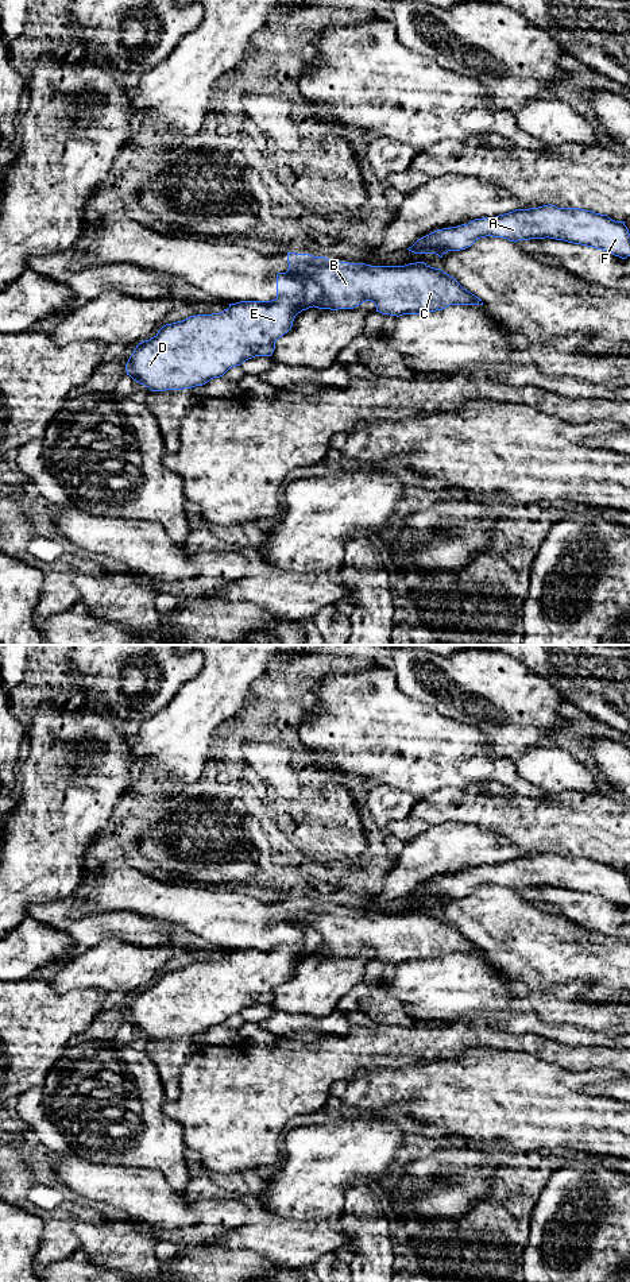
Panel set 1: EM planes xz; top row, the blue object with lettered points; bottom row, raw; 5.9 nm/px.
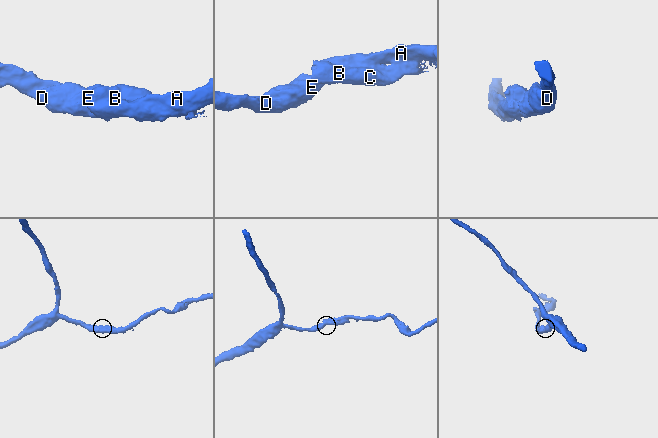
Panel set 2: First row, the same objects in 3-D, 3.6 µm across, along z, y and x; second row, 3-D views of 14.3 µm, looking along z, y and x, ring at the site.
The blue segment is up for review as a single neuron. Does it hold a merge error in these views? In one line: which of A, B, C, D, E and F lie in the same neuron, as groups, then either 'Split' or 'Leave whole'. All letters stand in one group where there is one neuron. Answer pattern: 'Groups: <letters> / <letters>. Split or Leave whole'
Groups: A D E F / B C. Split

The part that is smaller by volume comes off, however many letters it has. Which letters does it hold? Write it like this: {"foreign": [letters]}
{"foreign": ["B", "C"]}

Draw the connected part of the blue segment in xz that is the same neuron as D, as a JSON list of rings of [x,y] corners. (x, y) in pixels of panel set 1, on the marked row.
[[[305,279],[304,283],[301,300],[240,301],[220,313],[190,316],[163,325],[154,337],[136,345],[125,364],[127,375],[151,391],[182,390],[220,378],[255,356],[271,356],[277,340],[291,329],[295,316],[313,308],[322,294],[316,282]]]

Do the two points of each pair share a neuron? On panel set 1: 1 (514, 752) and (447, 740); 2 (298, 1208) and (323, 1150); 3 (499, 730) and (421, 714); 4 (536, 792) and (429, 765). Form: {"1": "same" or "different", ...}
{"1": "different", "2": "same", "3": "different", "4": "same"}

